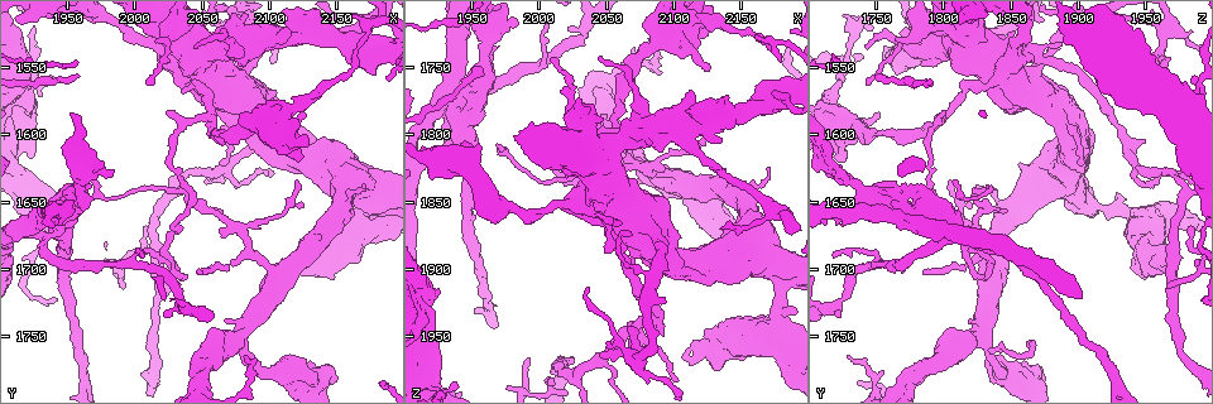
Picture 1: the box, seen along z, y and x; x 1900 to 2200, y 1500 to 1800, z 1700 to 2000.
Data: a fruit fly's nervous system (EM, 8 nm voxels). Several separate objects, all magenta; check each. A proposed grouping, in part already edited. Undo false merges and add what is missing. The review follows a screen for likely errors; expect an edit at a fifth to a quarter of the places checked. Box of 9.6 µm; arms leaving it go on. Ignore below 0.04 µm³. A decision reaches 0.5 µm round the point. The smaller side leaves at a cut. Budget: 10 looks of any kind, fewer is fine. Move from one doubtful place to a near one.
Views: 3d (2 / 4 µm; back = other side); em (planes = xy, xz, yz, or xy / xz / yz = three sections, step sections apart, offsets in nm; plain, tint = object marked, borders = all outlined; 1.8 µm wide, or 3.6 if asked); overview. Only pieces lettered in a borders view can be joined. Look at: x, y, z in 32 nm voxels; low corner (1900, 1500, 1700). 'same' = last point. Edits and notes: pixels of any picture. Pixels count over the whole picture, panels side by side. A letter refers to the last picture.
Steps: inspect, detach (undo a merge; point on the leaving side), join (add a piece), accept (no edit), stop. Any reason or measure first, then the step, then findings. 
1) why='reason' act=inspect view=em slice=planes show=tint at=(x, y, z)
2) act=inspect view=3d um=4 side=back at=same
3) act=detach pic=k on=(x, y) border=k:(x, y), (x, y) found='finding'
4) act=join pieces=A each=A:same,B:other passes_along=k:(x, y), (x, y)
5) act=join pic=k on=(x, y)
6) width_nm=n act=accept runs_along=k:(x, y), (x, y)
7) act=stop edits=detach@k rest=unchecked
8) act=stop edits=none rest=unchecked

why='branch point' act=inspect view=em slice=planes show=borders at=(1962, 1634, 1726)

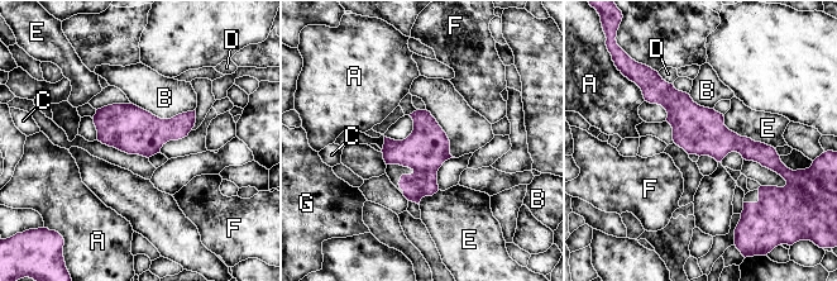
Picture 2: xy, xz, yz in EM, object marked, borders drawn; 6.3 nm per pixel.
act=accept each=A:other,B:other,C:other,D:other,E:other,F:other,G:other border=2:(722, 115), (730, 129), (774, 148) found='all the same neuron'

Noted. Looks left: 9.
why='arms part here' act=inspect view=em slice=planes show=borders at=(2056, 1584, 1802)

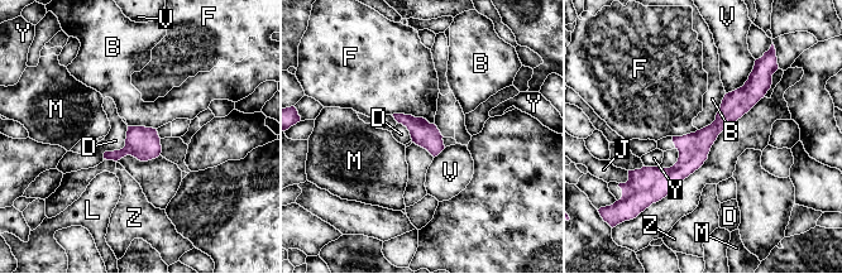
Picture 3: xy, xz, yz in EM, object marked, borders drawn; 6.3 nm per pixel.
act=accept each=B:other,D:other,F:other,J:other,L:other,M:other,V:other,Y:other,Z:other runs_along=3:(764, 85), (673, 174), (641, 172) found='one neuron here'

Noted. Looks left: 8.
why='thick turns thin' act=inspect view=em um=3.6 slice=planes show=borders at=(2034, 1548, 1850)

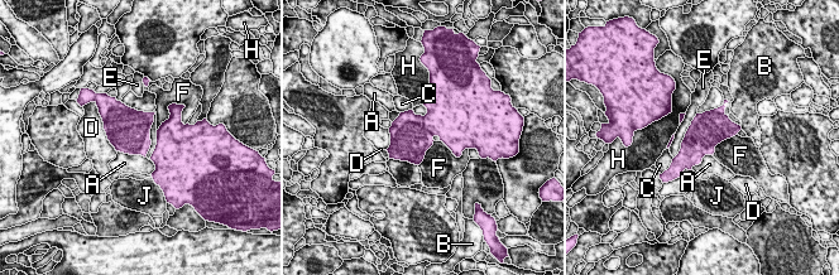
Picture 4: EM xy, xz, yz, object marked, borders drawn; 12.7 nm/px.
act=detach pic=4 on=(410, 139) each=A:other,B:other,C:other,D:other,E:other,F:other,H:other,J:other border=4:(422, 116), (422, 124), (434, 135) found='two neurons meet here'

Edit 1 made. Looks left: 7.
why='an open end' act=inspect view=3d um=2 at=(1968, 1634, 1808)

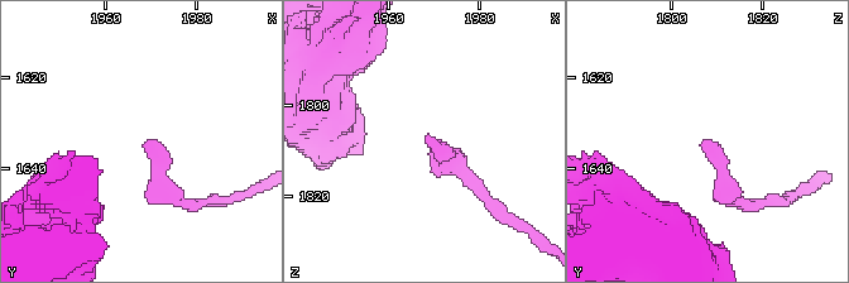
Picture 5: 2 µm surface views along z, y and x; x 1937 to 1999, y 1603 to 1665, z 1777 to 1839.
act=inspect view=em slice=yz step=16 show=borders at=(1969, 1634, 1807)

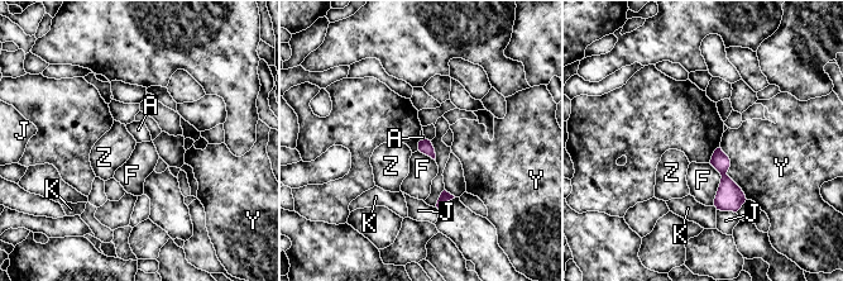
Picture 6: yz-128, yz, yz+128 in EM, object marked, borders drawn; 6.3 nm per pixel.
why='cut it another way' act=inspect view=em slice=planes show=borders at=same

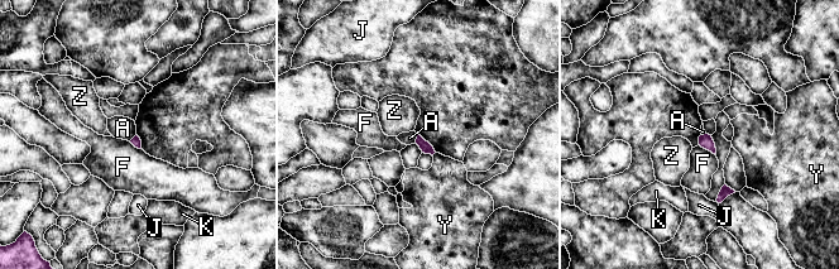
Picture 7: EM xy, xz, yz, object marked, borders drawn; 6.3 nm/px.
act=accept each=A:other,F:other,J:other,K:other,Y:other,Z:other border=7:(417, 134), (415, 142) found='no lettered piece goes on from it'

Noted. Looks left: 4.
act=stop edits=detach@4 rest=unchecked

